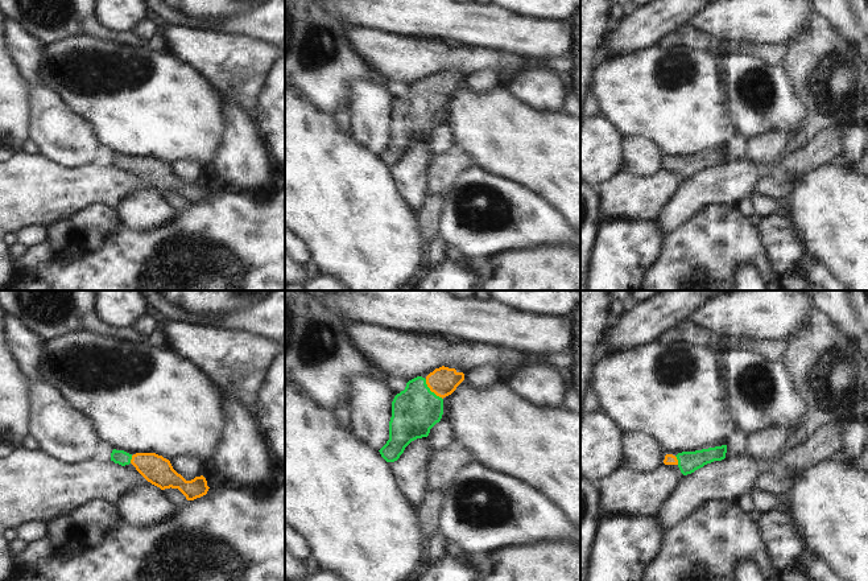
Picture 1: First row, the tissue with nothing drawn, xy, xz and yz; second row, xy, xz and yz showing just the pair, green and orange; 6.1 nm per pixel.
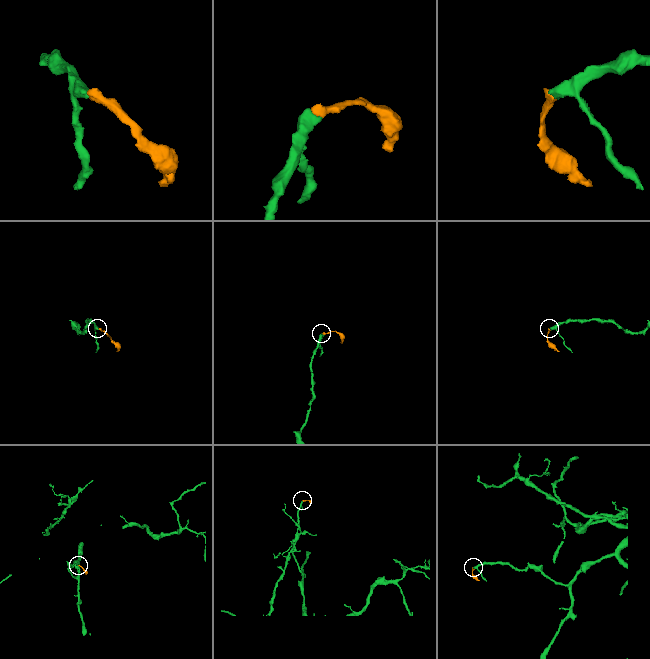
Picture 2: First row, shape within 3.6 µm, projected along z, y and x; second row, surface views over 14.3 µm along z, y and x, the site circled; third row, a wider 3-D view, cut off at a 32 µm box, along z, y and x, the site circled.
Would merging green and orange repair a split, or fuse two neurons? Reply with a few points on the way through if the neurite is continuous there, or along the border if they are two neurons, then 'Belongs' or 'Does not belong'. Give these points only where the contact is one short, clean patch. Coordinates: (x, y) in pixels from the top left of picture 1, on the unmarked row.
Path across: xz (416, 114), (430, 95), (443, 85). Belongs

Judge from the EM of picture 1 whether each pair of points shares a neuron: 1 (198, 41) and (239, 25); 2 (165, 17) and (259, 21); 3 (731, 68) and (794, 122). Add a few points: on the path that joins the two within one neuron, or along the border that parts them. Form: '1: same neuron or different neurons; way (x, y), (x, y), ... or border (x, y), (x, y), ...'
1: different neurons; border (190, 27), (242, 34), (251, 38)
2: same neuron; way (189, 21), (206, 25), (235, 25)
3: same neuron; way (734, 89), (738, 98), (755, 114), (773, 114)

